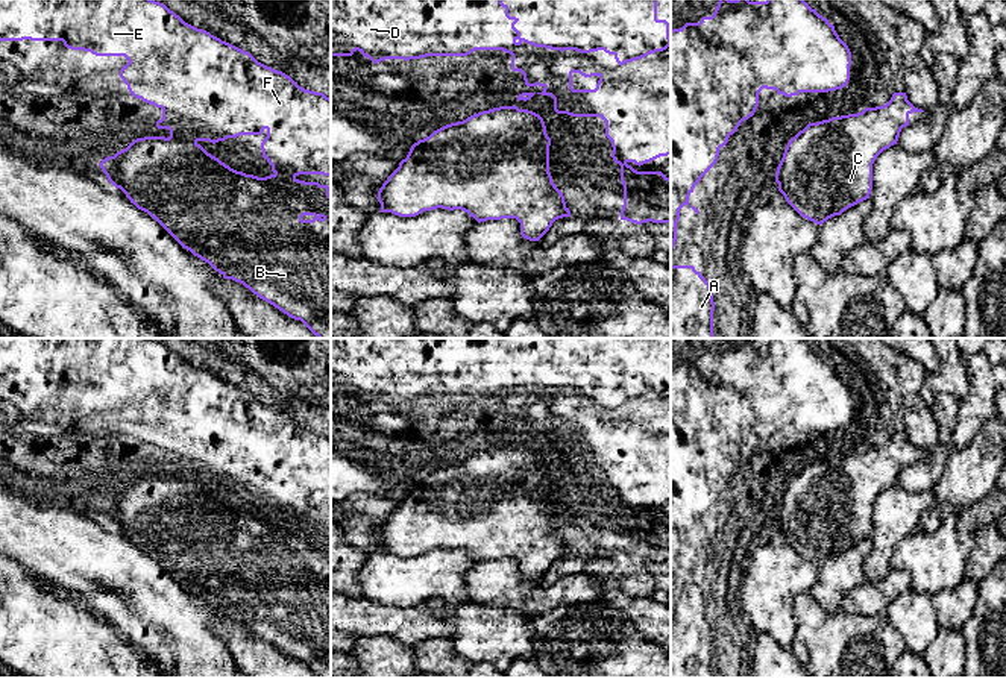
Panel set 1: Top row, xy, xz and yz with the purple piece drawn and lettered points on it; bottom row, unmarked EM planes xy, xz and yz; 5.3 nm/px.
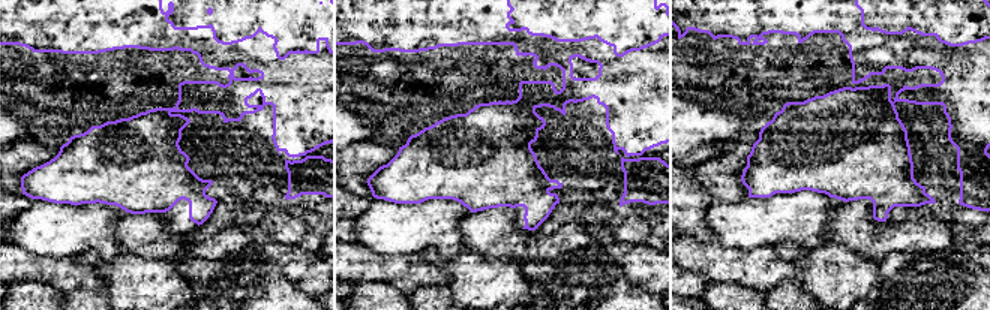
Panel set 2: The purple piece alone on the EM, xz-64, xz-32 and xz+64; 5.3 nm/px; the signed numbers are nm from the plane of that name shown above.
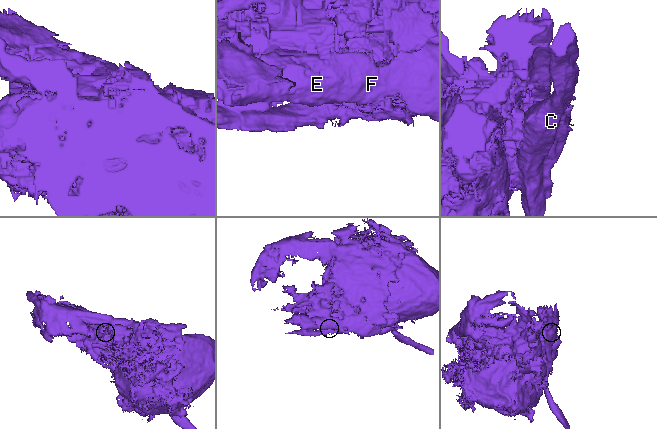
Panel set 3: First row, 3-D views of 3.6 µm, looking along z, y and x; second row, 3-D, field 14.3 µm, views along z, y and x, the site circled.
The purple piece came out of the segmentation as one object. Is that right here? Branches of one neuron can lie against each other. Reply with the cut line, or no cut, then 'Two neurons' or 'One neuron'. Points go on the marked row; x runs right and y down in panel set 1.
Split along yz (814, 123), (814, 129), (789, 152), (788, 178), (777, 182). Two neurons

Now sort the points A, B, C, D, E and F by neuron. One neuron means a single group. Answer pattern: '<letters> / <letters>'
A D E F / B C

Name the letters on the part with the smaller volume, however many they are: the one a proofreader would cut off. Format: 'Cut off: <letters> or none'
Cut off: B, C

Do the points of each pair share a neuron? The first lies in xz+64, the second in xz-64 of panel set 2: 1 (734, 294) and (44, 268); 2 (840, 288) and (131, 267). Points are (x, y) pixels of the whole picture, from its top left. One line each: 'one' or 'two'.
1: two
2: one

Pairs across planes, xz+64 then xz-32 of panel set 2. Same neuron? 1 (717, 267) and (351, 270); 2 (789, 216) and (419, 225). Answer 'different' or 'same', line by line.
1: same
2: same

